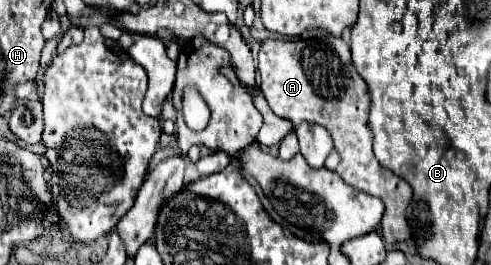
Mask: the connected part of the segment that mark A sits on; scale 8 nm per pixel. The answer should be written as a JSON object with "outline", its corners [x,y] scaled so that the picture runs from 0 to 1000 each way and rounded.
{"outline":[[[666,143],[666,158],[625,151],[536,151],[523,264],[532,279],[532,340],[548,408],[589,453],[601,483],[625,453],[633,468],[662,475],[695,574],[695,619],[686,657],[719,709],[772,740],[784,770],[776,830],[776,891],[788,928],[833,906],[837,860],[825,823],[825,785],[837,762],[837,702],[796,642],[780,634],[756,566],[756,483],[752,483],[752,355],[723,272],[715,234],[711,166],[695,143]]]}

